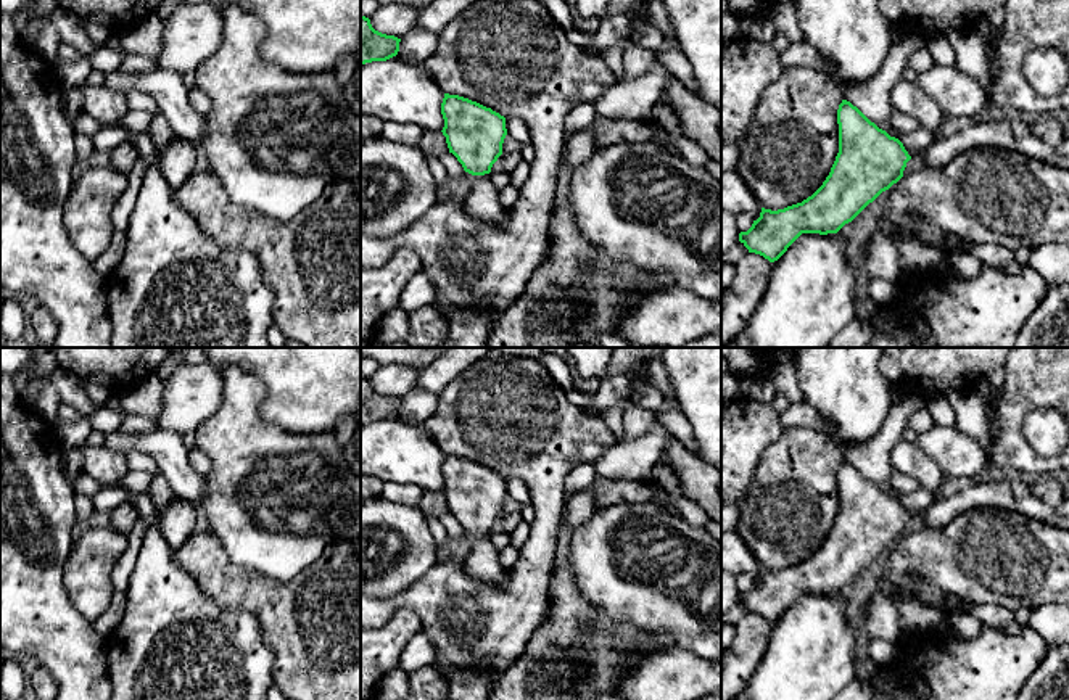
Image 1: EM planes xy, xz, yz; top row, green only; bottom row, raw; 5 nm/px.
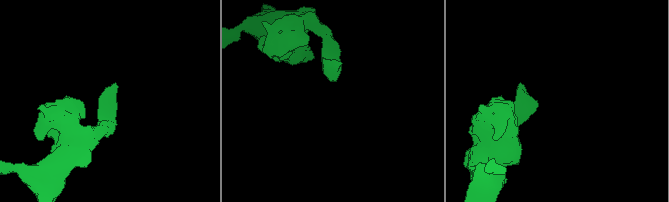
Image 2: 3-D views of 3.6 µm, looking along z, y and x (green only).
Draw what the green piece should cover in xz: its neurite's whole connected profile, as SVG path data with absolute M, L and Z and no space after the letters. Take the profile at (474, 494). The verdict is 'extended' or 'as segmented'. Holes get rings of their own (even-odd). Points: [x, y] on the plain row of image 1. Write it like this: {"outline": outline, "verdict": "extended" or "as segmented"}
{"outline": "M444 454L441 475L444 480L441 492L449 513L475 537L472 550L462 562L465 573L485 583L502 583L510 571L501 565L499 550L489 533L502 515L506 478L477 462L449 454Z", "verdict": "extended"}

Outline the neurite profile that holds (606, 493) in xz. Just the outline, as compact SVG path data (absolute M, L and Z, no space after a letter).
M596 480L591 486L594 492L594 512L601 507L617 504L654 502L671 513L679 513L668 497L657 494L647 481L602 481Z

